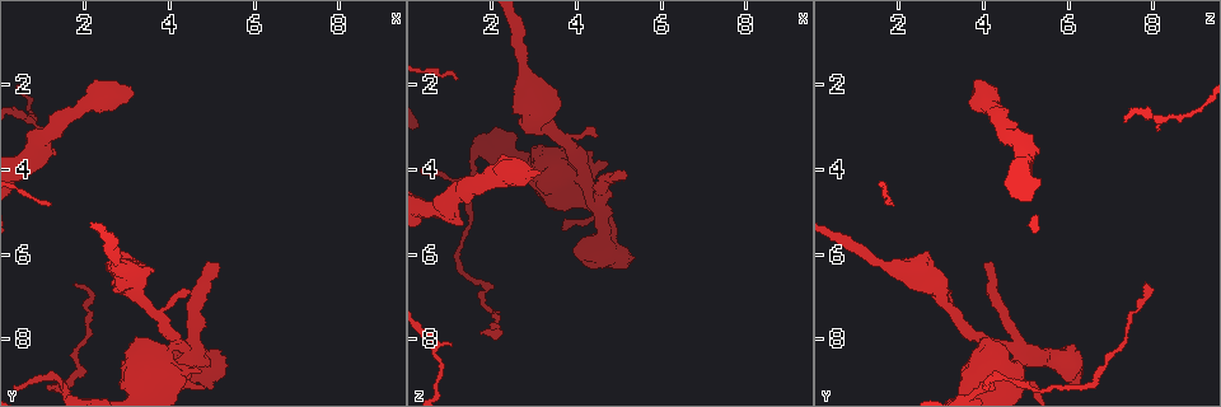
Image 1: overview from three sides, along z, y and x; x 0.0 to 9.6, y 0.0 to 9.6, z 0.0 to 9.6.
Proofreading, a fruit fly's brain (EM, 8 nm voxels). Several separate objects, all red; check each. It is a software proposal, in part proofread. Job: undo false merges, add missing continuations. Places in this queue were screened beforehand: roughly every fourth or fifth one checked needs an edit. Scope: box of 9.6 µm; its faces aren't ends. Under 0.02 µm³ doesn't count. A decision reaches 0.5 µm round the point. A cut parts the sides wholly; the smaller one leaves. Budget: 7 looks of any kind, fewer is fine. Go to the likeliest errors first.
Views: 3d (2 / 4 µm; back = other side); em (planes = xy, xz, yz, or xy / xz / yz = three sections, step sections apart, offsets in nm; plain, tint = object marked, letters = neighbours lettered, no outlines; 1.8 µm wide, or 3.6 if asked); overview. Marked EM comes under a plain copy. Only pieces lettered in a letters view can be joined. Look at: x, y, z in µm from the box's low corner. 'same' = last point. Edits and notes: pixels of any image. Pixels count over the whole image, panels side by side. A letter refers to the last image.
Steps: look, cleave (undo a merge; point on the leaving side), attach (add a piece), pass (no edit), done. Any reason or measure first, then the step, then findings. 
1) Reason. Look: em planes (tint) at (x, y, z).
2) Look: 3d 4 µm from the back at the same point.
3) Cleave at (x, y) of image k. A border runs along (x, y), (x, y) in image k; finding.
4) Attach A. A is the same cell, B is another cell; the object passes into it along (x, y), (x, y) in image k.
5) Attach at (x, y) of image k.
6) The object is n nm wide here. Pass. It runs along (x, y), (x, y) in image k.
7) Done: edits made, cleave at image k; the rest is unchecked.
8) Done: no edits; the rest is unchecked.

Abrupt turn. Look: em 3.6 µm xy step 8 (letters) at (1.30, 8.85, 4.50).

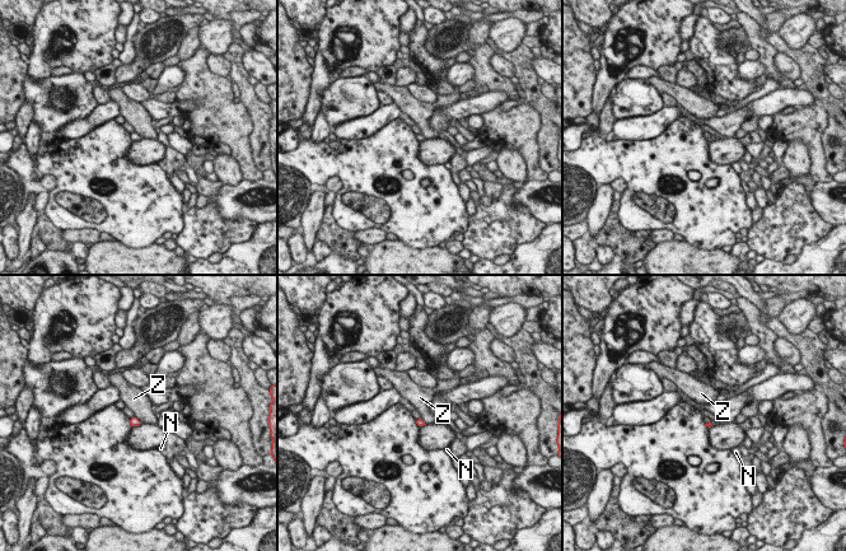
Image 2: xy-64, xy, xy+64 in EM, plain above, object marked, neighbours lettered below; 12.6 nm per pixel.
The object is 60 nm wide here. Pass. N and Z are other cells; a border runs along (134, 416), (143, 423) in image 2; all the same neuron.

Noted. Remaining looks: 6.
Branch stops here. Look: em planes (letters) at (3.05, 2.00, 4.10).

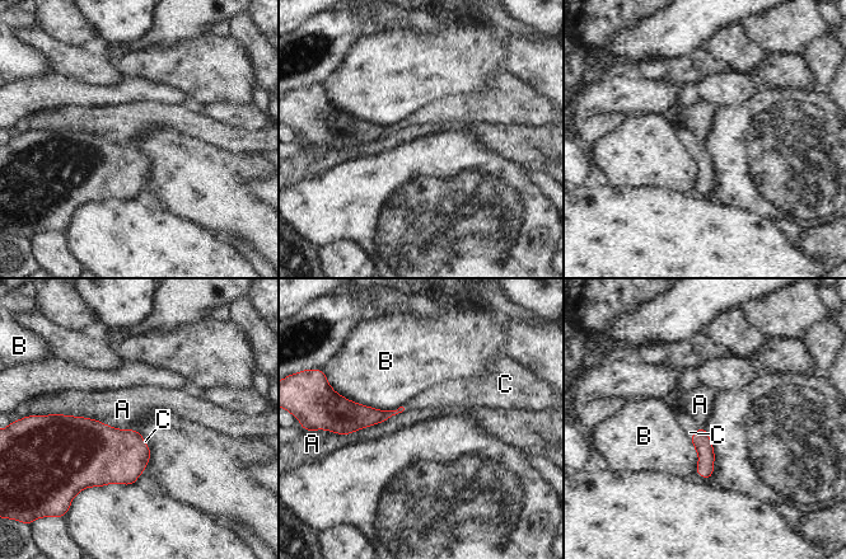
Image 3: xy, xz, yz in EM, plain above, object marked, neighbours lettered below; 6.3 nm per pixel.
Attach C. C is the same cell, A and B are other cells; the object passes into it along (701, 441), (693, 433), (686, 422) in image 3; the neuron continues.

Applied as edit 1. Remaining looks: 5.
Done: edits made, attach at image 3; the rest is unchecked.

